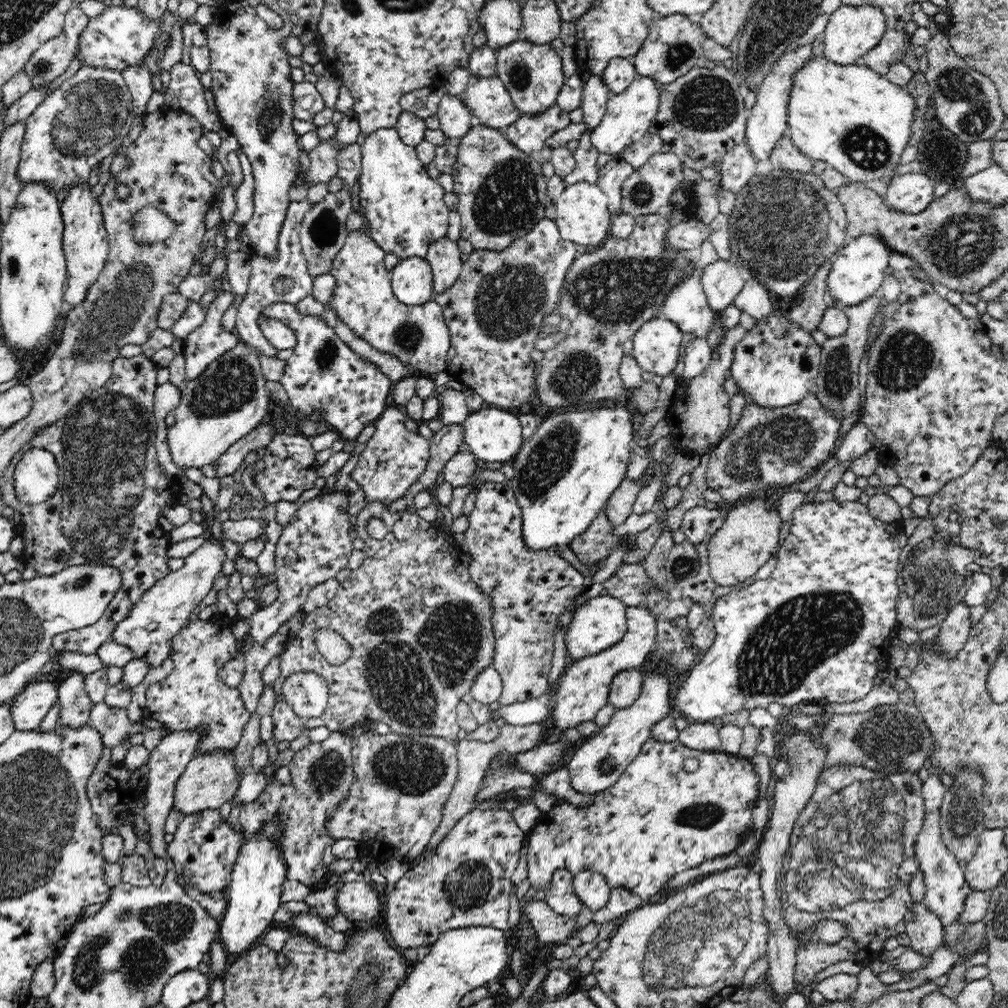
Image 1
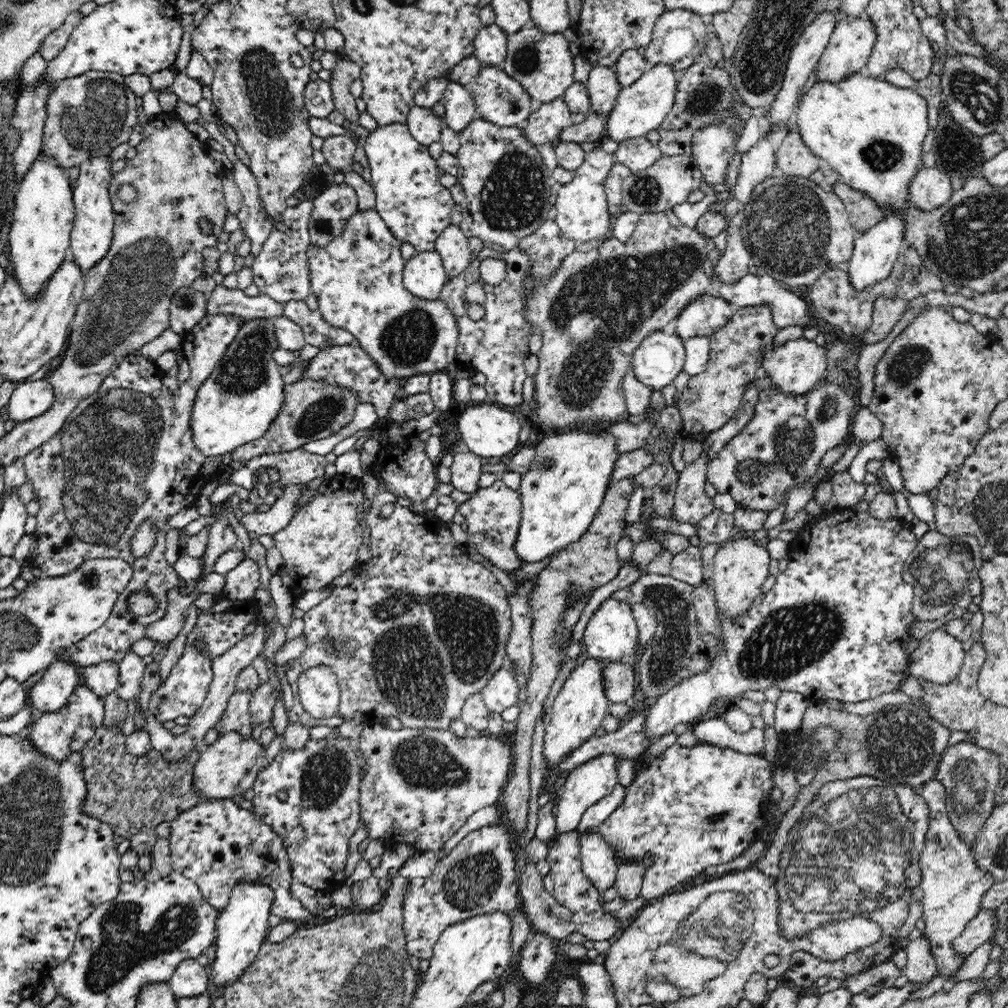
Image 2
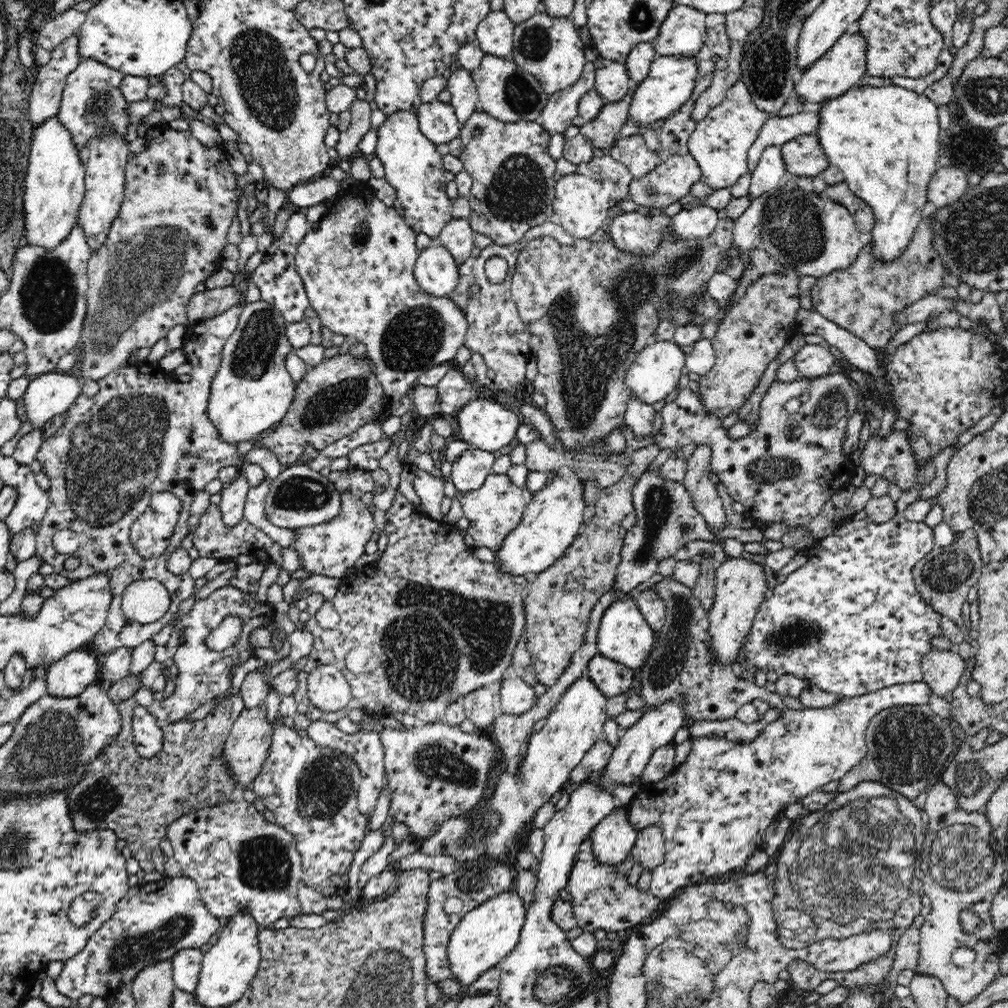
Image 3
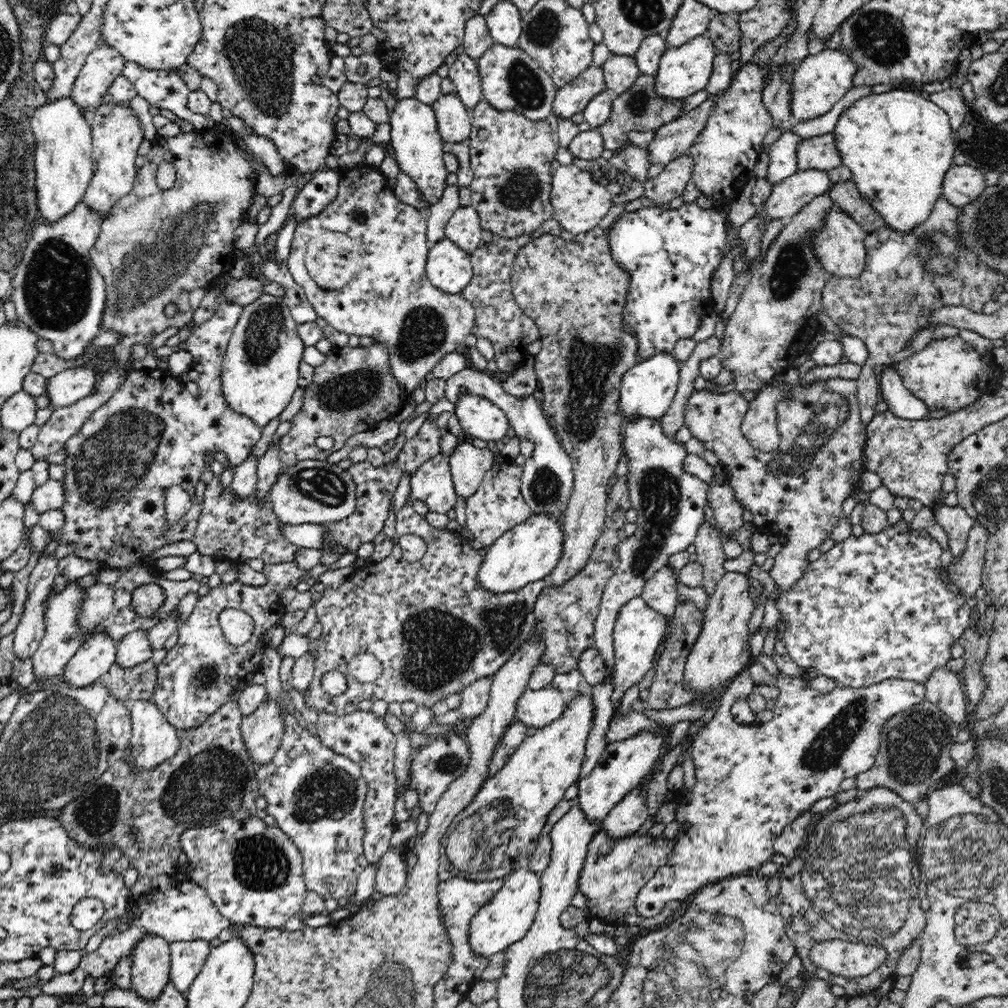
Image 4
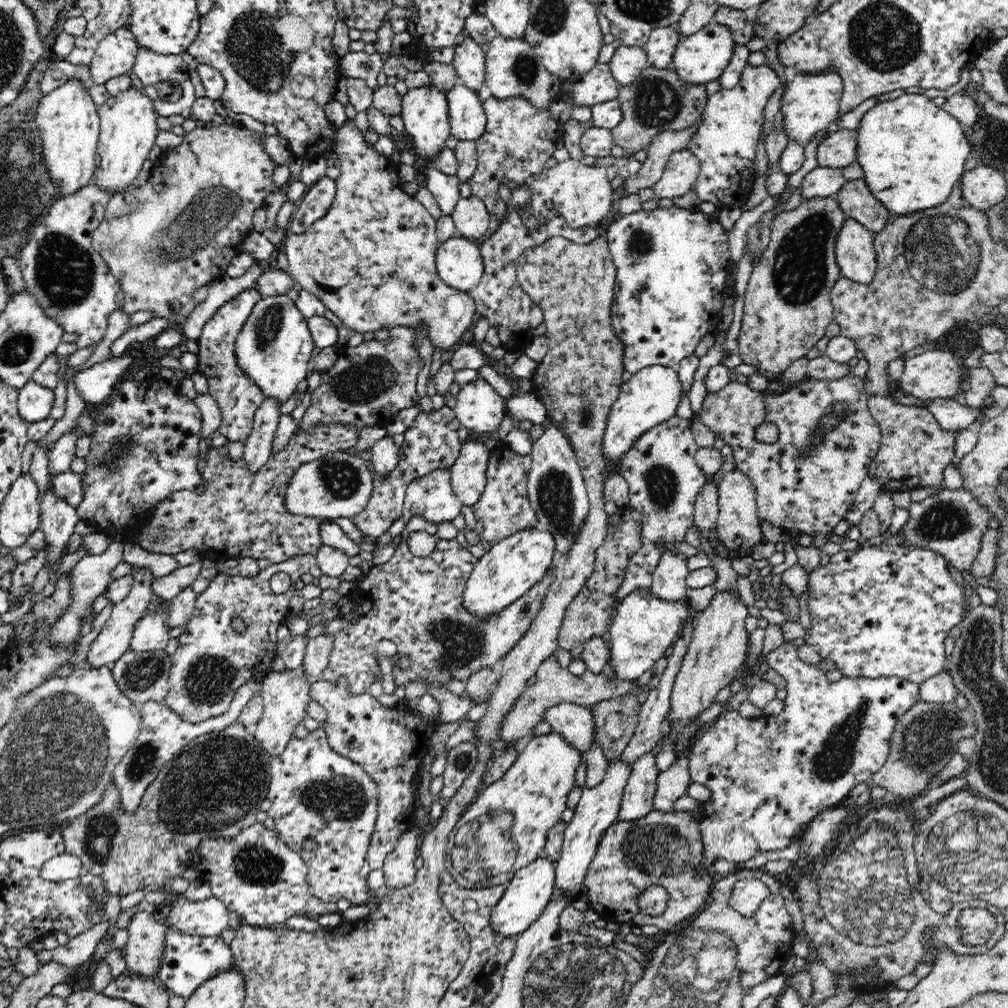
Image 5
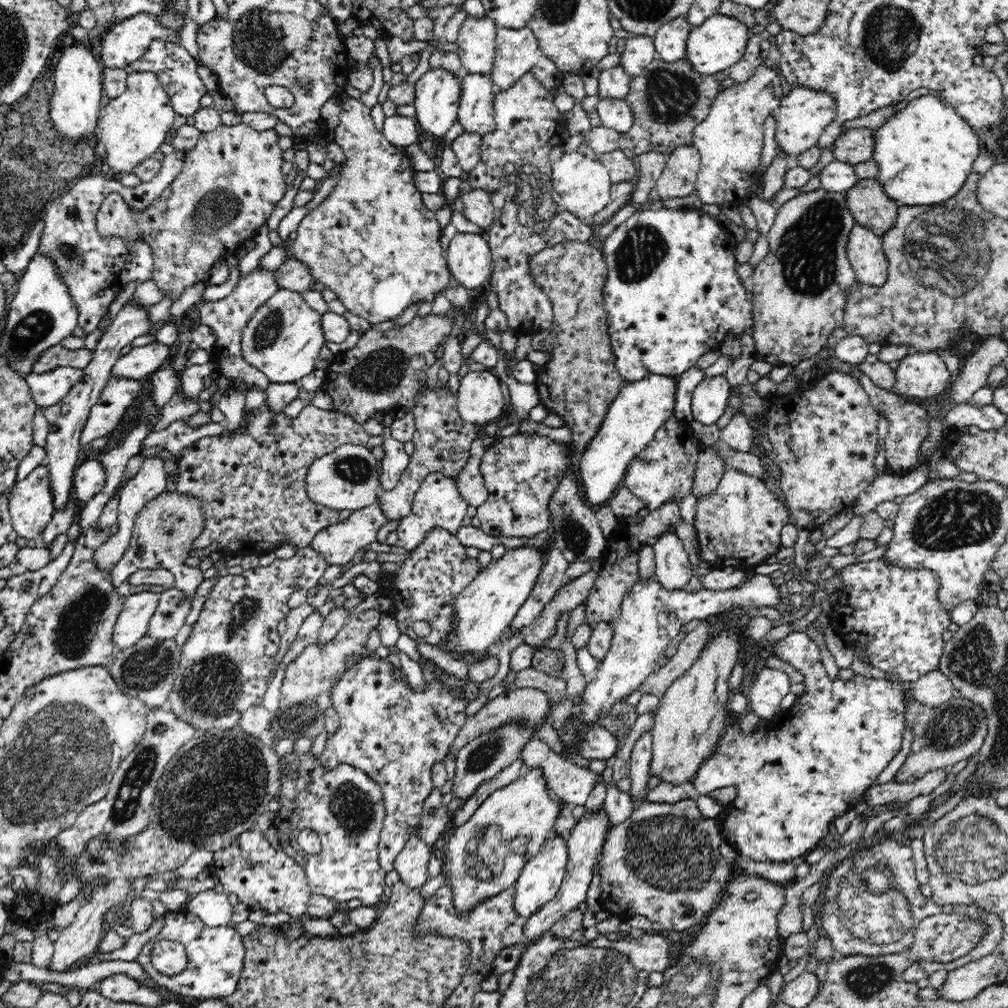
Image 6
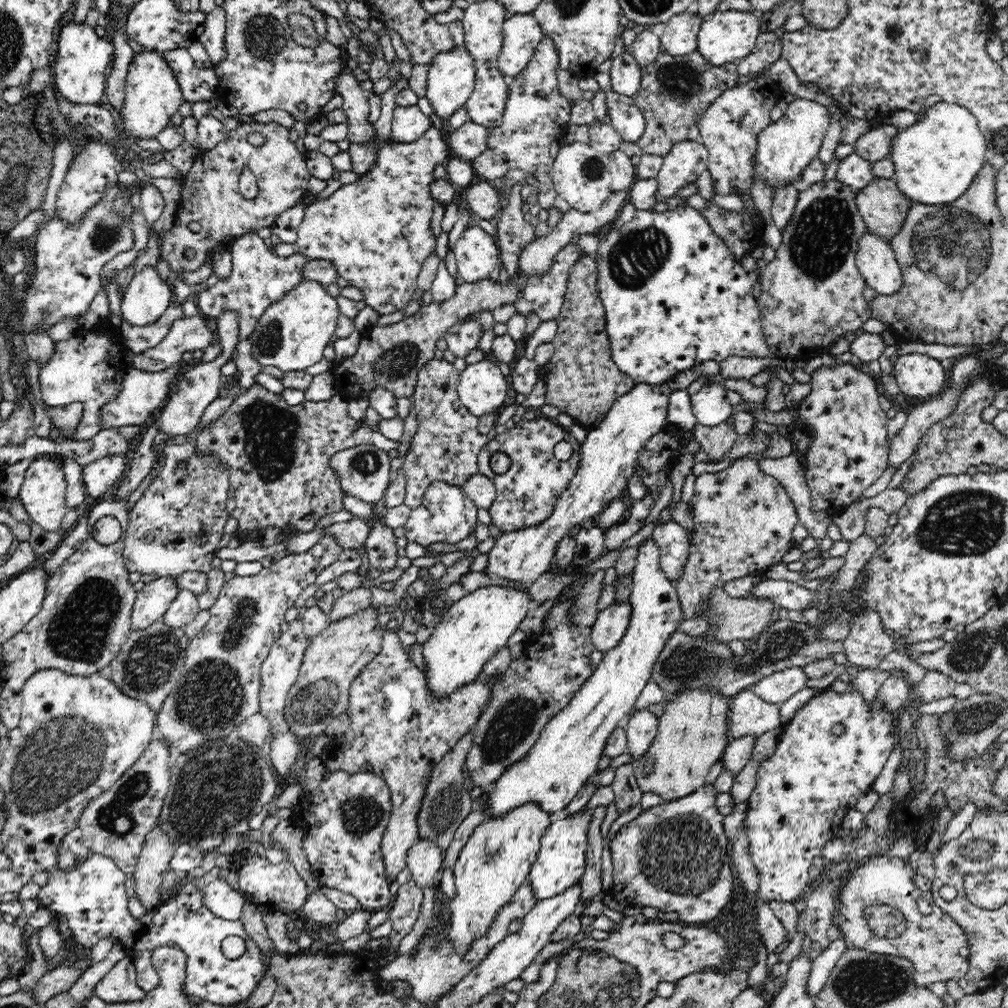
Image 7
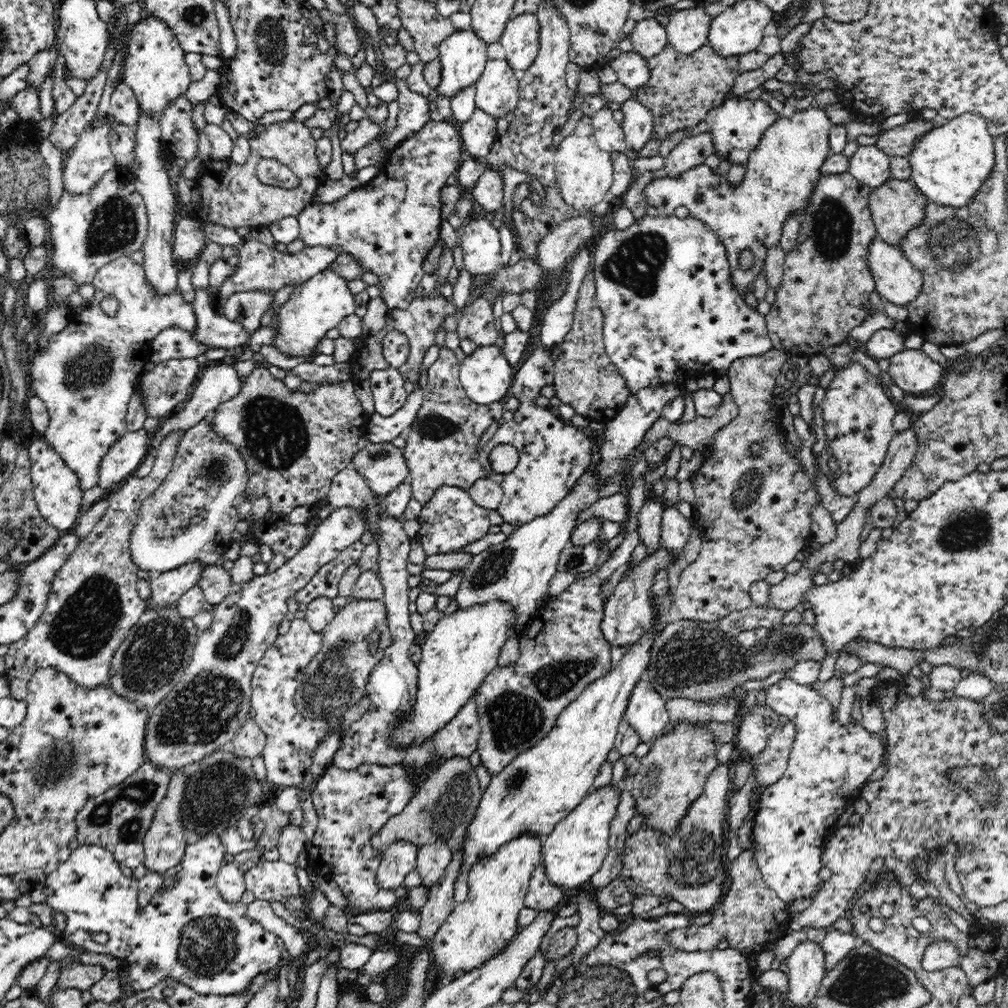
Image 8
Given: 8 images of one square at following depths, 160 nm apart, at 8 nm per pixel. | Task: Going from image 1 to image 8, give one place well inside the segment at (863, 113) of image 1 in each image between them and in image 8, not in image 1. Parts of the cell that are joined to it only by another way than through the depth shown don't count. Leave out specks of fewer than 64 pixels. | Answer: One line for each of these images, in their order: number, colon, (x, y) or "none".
2: (870, 131)
3: (886, 140)
4: (899, 145)
5: (913, 152)
6: (925, 152)
7: (937, 159)
8: (949, 165)

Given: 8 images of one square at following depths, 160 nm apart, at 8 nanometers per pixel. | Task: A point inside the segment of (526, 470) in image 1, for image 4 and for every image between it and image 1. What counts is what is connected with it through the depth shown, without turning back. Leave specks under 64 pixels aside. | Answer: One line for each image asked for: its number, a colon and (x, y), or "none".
2: (561, 493)
3: (553, 518)
4: (528, 552)

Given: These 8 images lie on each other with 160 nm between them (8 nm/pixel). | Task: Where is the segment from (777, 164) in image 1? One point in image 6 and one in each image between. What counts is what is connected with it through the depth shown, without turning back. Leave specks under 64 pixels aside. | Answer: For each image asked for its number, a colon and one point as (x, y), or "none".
2: (794, 158)
3: (804, 156)
4: (819, 152)
5: (839, 149)
6: (855, 146)

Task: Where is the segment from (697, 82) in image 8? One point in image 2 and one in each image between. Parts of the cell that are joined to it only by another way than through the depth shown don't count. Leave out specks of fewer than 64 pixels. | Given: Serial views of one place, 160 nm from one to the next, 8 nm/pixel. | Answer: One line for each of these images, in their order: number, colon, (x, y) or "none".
2: (592, 129)
3: (603, 130)
4: (641, 107)
5: (658, 100)
6: (668, 99)
7: (675, 90)

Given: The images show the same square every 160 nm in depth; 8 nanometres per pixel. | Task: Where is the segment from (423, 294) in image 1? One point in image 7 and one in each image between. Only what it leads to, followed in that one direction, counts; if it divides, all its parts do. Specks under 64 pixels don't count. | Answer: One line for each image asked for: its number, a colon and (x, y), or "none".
2: (424, 275)
3: (436, 271)
4: (449, 267)
5: (459, 262)
6: (469, 260)
7: (477, 254)

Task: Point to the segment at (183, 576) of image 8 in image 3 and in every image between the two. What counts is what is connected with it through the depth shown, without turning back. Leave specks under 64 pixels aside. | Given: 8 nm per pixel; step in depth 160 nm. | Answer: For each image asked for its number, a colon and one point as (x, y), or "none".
3: (70, 675)
4: (92, 661)
5: (116, 635)
6: (132, 625)
7: (152, 601)

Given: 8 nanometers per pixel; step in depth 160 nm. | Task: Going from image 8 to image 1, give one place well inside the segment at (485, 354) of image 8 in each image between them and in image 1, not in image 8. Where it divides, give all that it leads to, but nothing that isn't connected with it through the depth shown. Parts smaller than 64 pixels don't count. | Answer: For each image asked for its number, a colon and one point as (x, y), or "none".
1: (492, 434)
2: (487, 430)
3: (487, 425)
4: (479, 417)
5: (479, 407)
6: (480, 401)
7: (482, 387)

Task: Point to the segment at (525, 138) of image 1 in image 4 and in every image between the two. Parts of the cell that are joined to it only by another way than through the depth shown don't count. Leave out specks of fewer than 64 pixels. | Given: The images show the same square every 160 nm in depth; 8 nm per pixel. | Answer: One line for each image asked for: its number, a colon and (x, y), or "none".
2: (549, 119)
3: (562, 106)
4: (571, 98)

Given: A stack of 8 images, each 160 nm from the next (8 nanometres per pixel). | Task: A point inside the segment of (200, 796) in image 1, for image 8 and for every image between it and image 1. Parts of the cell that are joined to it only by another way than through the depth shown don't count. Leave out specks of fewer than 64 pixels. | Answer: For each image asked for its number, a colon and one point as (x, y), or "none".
2: (229, 765)
3: (248, 744)
4: (262, 731)
5: (286, 694)
6: (306, 693)
7: (321, 692)
8: (354, 641)

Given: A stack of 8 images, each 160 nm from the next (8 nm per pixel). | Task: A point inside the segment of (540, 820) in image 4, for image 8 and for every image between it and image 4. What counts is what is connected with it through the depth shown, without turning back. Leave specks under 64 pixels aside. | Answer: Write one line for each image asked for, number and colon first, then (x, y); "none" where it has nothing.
5: (505, 828)
6: (486, 855)
7: (496, 861)
8: (482, 927)

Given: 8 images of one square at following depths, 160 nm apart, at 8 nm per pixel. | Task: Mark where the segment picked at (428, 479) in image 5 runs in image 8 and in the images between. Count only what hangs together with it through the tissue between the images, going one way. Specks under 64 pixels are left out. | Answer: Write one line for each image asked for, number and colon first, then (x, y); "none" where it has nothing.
6: (438, 505)
7: (446, 516)
8: (451, 520)

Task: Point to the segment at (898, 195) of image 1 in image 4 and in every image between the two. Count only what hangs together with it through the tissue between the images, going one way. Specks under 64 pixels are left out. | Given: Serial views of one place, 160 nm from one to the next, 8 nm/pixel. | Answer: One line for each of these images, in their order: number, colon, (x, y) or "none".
2: (932, 187)
3: (947, 185)
4: (962, 185)

